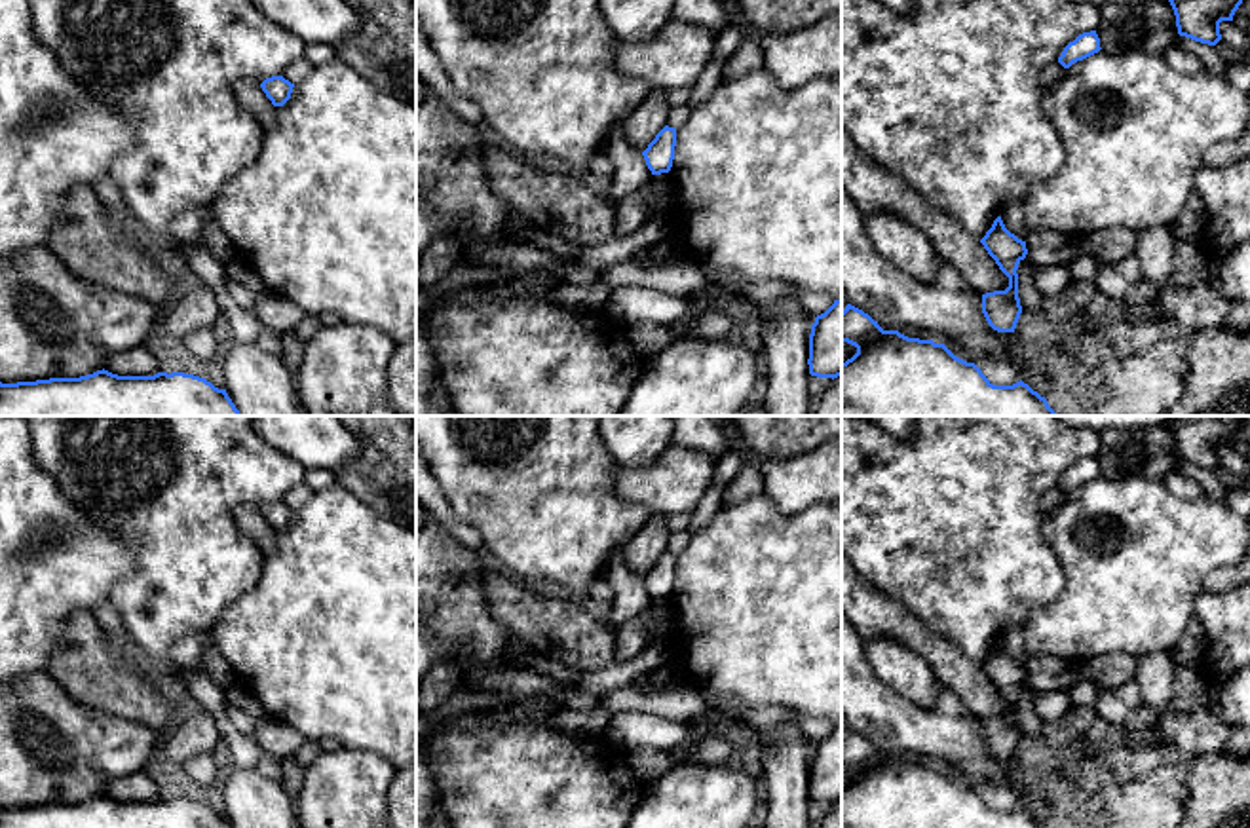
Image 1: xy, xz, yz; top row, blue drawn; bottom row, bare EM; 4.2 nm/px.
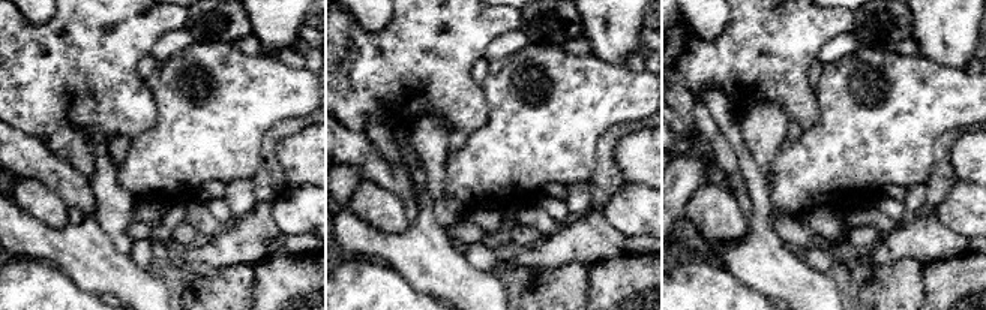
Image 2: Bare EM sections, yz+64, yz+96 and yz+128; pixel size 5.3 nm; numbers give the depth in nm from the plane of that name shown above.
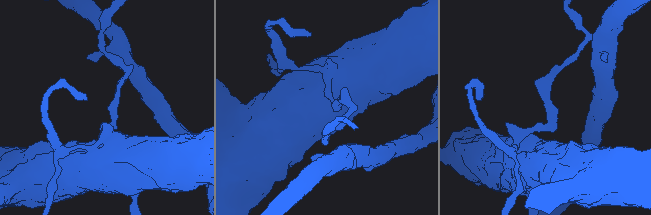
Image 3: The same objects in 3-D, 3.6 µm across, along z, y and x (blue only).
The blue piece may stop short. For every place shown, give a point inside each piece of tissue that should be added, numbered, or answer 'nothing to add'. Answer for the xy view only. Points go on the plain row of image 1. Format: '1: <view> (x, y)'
nothing to add

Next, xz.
nothing to add

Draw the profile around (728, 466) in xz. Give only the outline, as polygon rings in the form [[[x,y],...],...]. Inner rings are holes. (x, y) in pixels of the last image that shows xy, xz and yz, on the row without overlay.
[[[729,450],[724,454],[714,467],[714,479],[699,505],[691,513],[688,530],[691,534],[705,528],[716,511],[724,505],[724,490],[728,482],[750,461],[748,452]]]

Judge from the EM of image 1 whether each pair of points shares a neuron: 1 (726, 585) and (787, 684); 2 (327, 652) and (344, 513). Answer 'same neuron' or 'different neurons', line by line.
1: same neuron
2: same neuron

